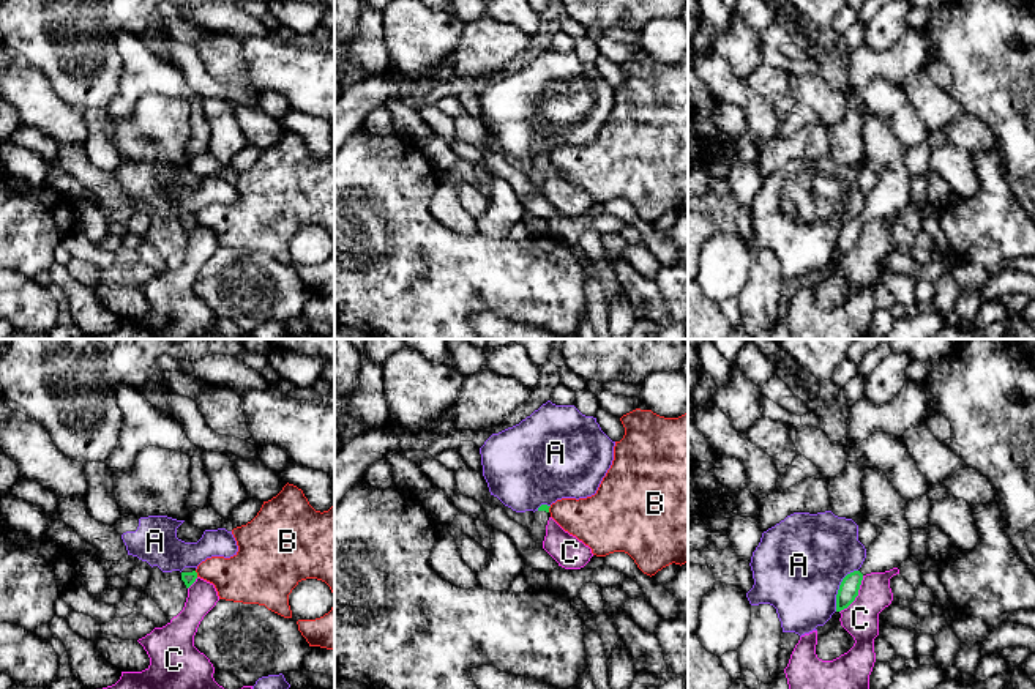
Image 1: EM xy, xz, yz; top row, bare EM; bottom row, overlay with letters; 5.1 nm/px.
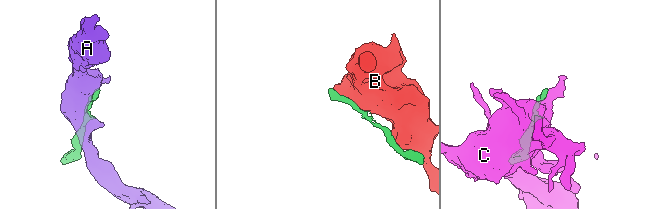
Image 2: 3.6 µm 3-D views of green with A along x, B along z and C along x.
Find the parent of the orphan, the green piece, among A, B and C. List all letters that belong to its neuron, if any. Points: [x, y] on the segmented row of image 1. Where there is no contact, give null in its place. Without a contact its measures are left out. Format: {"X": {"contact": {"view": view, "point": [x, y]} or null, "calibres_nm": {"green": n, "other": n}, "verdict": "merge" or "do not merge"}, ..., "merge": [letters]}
{"A": {"contact": {"view": "yz", "point": [840, 588]}, "calibres_nm": {"green": 100, "other": 460}, "verdict": "do not merge"}, "B": {"contact": {"view": "xy", "point": [196, 574]}, "calibres_nm": {"green": 60, "other": 260}, "verdict": "do not merge"}, "C": {"contact": {"view": "yz", "point": [857, 595]}, "calibres_nm": {"green": 100, "other": 180}, "verdict": "do not merge"}, "merge": []}

